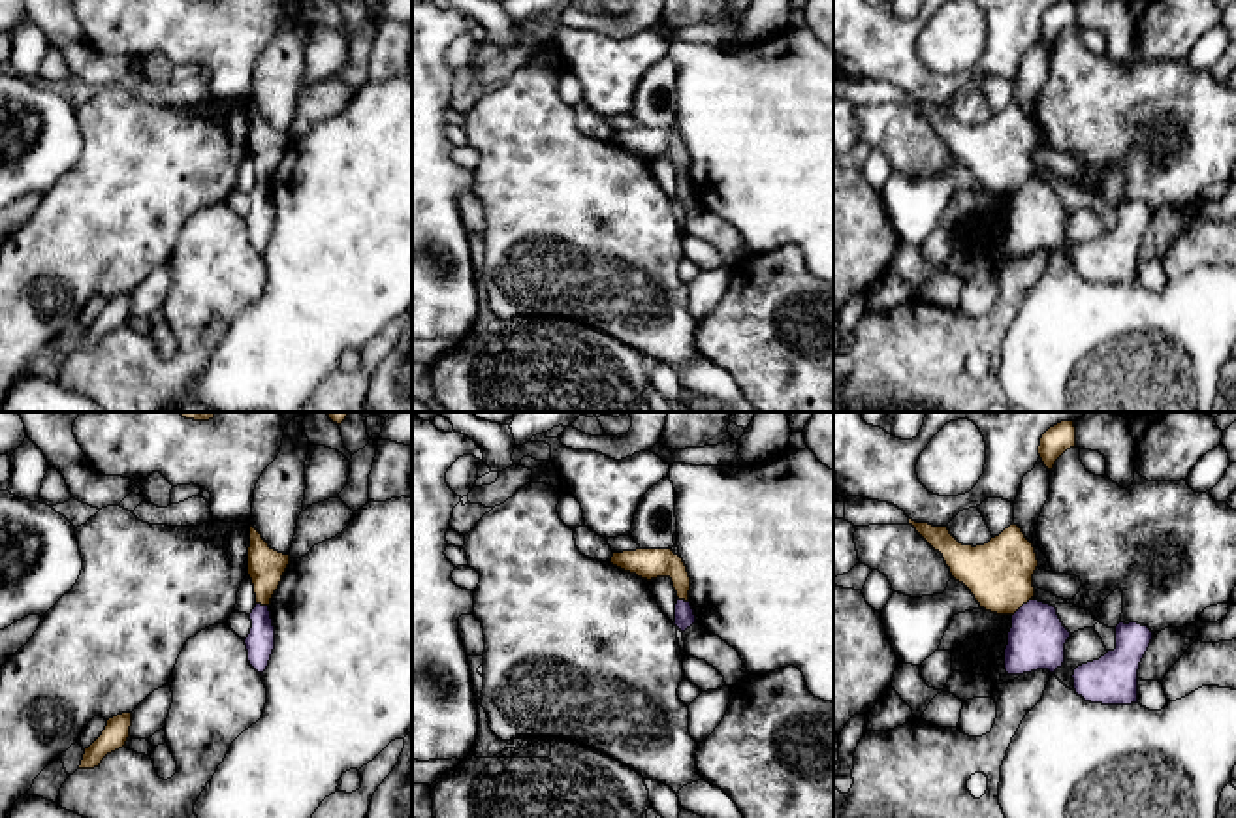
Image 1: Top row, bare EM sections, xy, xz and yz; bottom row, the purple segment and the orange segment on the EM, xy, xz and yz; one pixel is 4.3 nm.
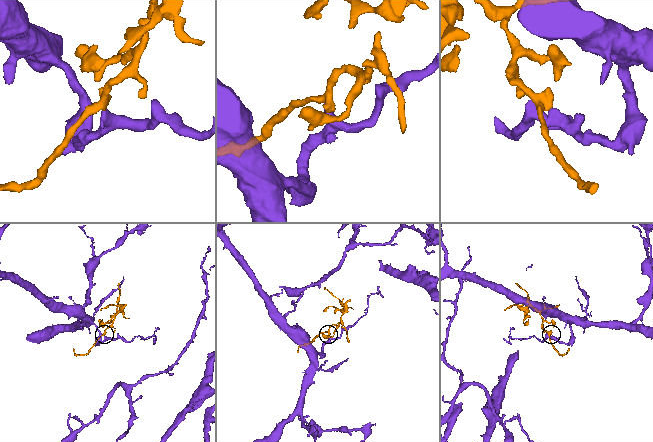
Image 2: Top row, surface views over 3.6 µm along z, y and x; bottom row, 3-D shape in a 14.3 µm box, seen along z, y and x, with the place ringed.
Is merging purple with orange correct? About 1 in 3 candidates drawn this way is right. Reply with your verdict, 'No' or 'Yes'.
No

